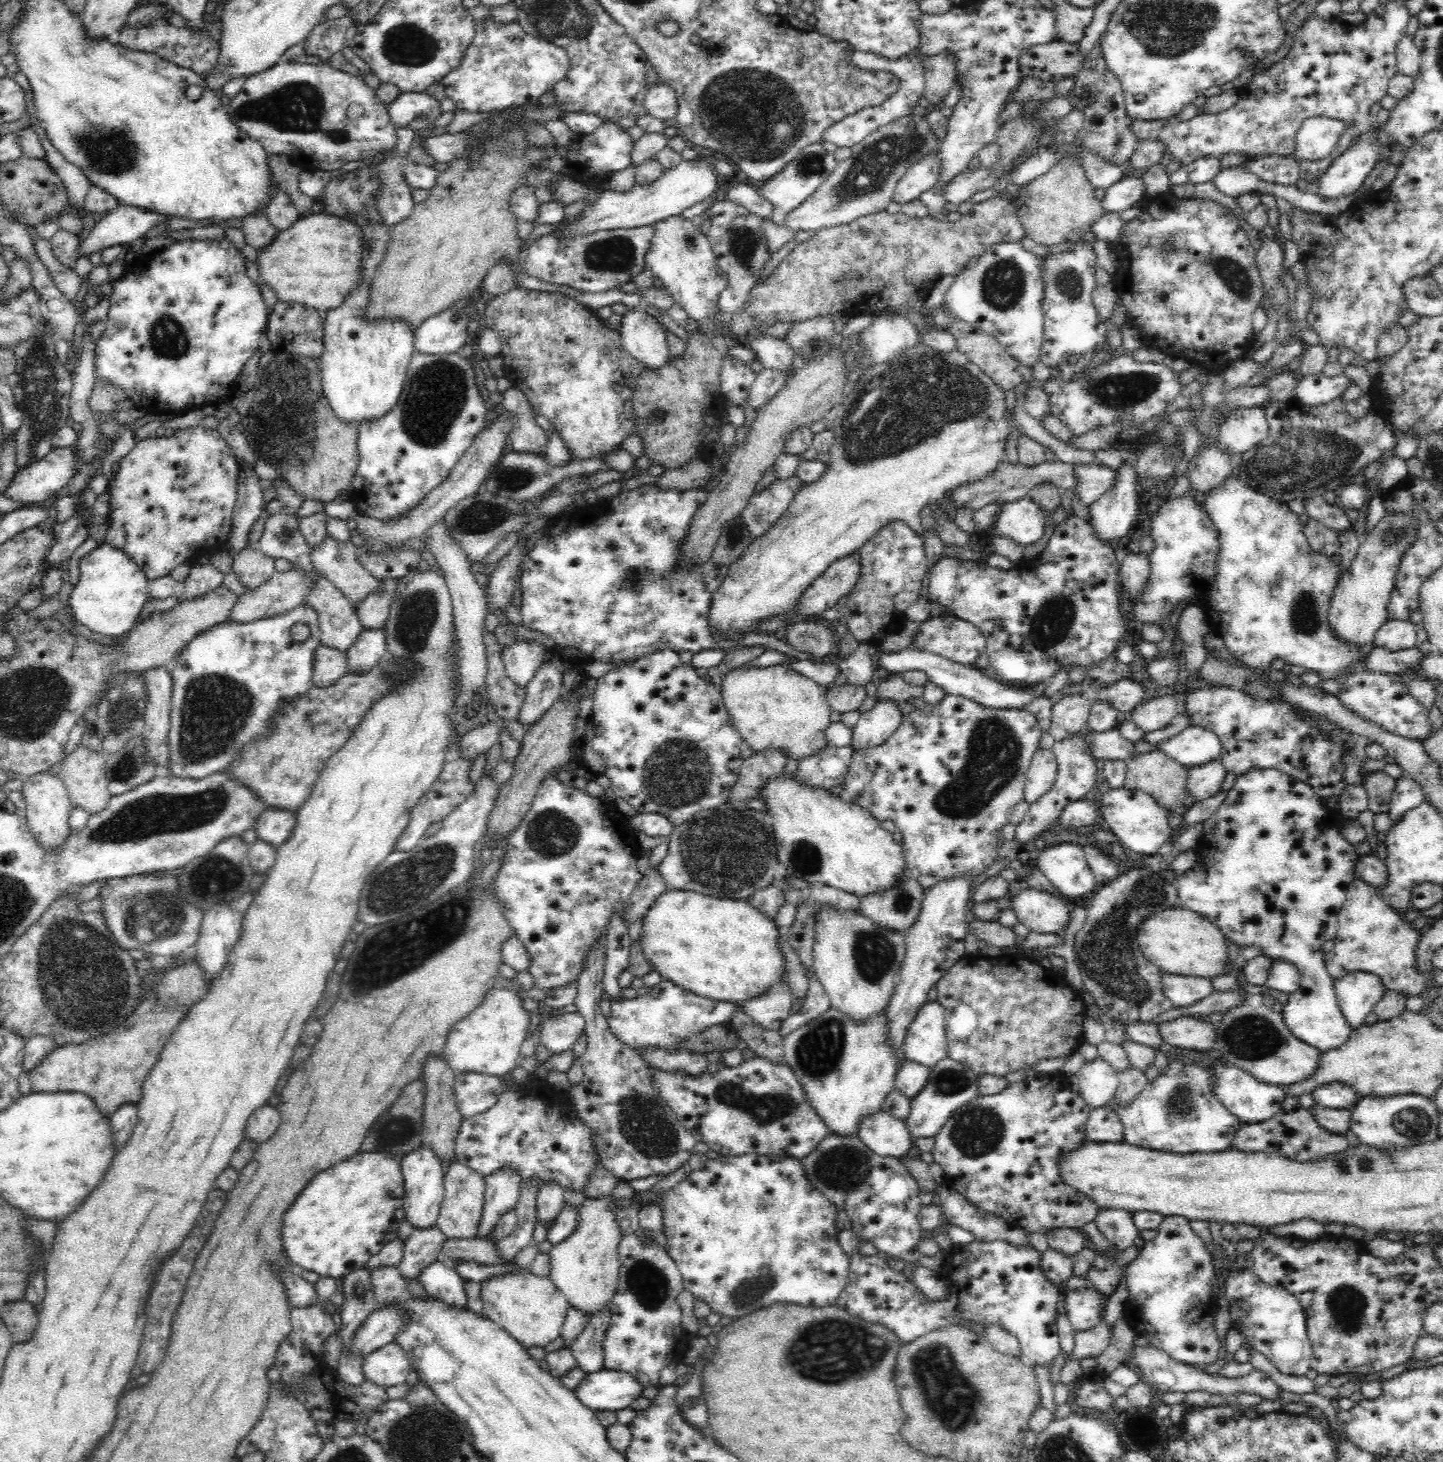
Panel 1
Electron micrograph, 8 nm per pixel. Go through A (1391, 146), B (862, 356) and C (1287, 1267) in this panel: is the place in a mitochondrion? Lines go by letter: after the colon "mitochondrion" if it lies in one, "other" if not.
A: other
B: mitochondrion
C: other

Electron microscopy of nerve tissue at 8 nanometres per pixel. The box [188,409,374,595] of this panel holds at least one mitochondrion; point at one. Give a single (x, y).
(286, 535)

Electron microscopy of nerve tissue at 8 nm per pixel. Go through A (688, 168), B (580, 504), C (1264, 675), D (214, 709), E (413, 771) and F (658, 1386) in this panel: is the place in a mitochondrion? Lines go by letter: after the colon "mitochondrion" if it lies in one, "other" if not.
A: other
B: other
C: other
D: mitochondrion
E: other
F: other

